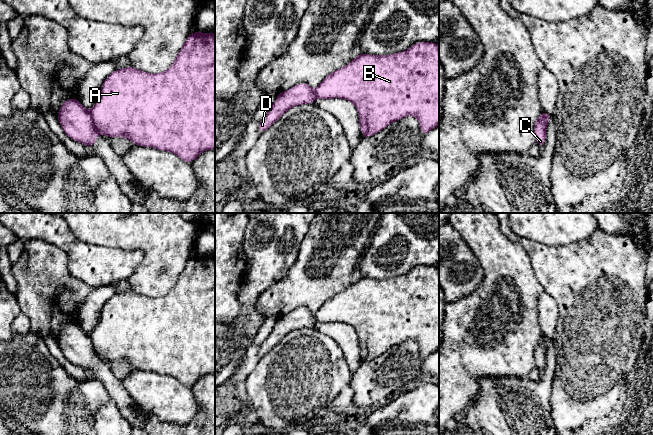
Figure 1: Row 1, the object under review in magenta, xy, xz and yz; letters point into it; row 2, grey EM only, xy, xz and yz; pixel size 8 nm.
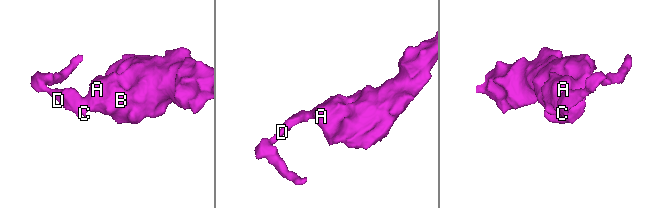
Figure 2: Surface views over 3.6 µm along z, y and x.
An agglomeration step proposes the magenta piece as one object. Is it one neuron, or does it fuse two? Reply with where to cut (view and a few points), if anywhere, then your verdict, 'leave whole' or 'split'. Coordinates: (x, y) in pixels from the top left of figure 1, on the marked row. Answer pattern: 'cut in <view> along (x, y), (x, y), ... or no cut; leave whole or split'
cut in xy along (88, 111), (96, 128); split

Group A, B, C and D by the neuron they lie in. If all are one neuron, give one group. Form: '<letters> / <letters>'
A B / C D

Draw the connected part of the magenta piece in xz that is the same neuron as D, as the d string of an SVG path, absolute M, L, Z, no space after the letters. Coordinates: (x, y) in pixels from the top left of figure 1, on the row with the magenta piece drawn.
M299 83L278 94L268 114L259 121L258 131L262 134L290 108L302 104L313 104L316 99L314 90L306 83Z

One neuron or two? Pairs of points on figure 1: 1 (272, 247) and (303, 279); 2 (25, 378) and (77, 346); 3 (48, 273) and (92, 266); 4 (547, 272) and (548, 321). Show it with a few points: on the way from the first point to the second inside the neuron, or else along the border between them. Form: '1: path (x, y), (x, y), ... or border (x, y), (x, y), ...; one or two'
1: border (299, 244), (296, 260), (287, 274), (274, 283); two
2: path (50, 385), (85, 385), (93, 377), (93, 371); one
3: border (59, 248), (66, 254), (68, 271), (87, 284); two
4: border (544, 290), (555, 300), (558, 306), (558, 314); two

